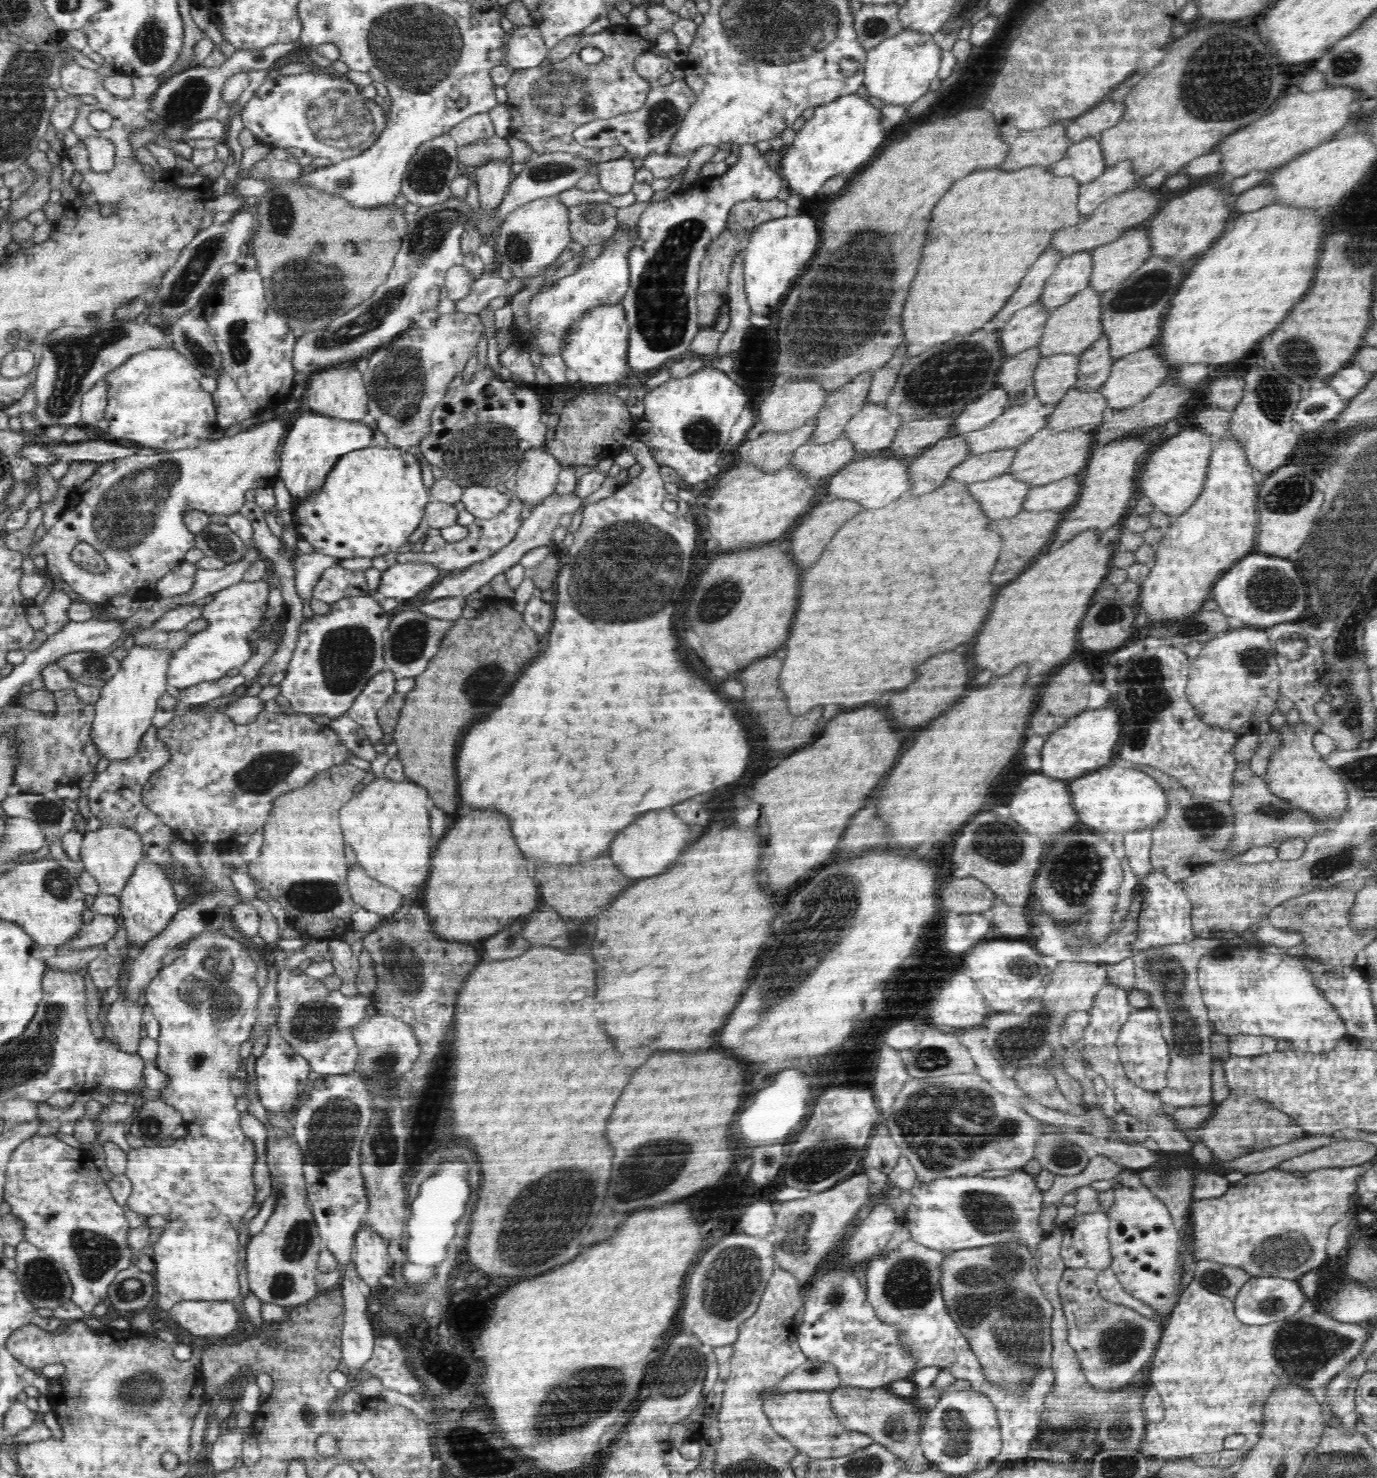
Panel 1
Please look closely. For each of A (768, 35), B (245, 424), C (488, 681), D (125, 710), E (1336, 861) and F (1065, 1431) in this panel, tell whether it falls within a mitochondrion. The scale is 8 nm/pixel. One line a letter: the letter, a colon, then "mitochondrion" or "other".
A: mitochondrion
B: other
C: mitochondrion
D: other
E: mitochondrion
F: other

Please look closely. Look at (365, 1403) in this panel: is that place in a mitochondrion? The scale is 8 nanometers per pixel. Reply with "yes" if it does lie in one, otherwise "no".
no

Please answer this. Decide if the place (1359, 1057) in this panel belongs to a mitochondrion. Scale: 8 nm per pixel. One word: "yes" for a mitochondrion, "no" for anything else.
no

